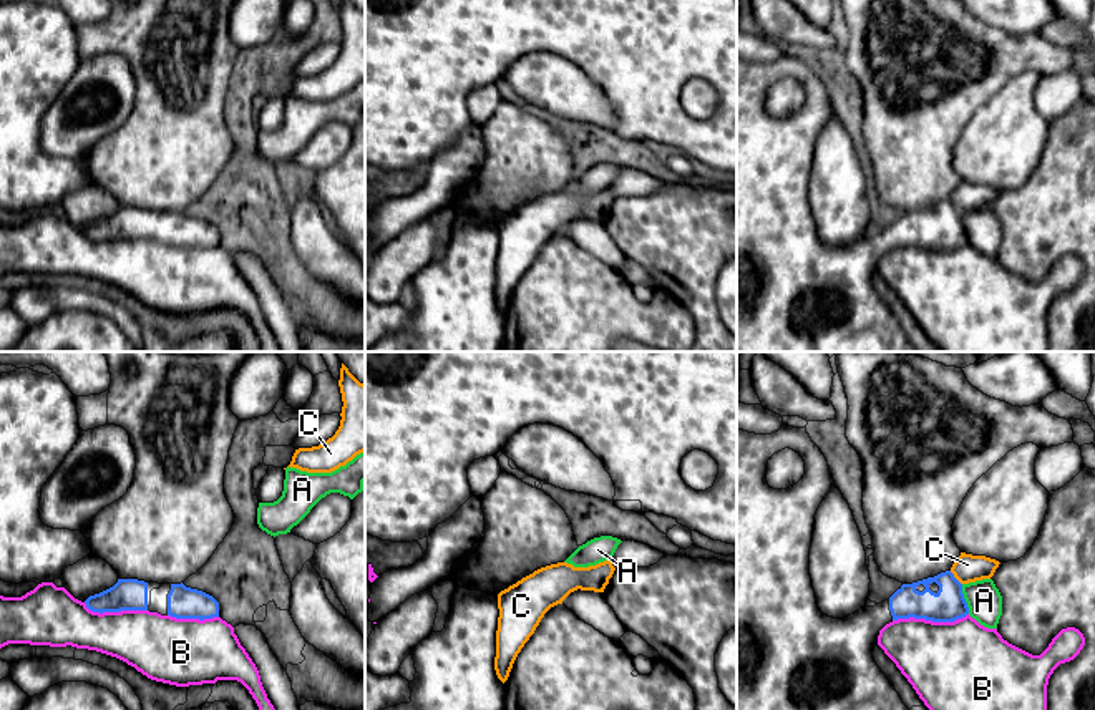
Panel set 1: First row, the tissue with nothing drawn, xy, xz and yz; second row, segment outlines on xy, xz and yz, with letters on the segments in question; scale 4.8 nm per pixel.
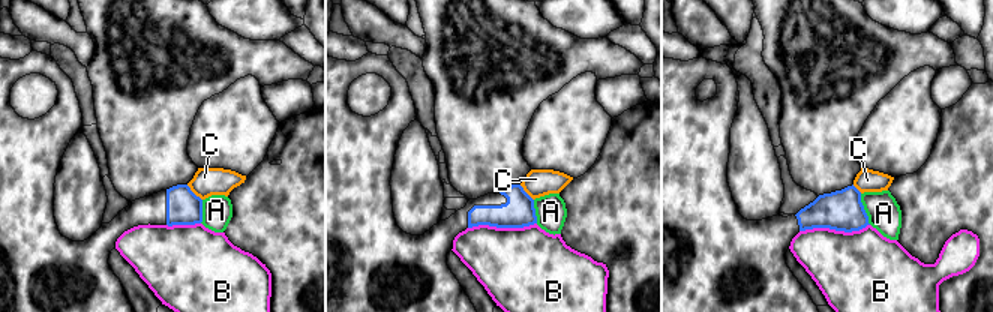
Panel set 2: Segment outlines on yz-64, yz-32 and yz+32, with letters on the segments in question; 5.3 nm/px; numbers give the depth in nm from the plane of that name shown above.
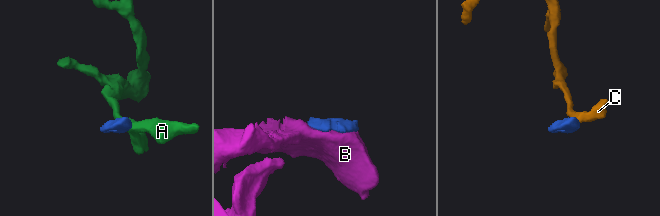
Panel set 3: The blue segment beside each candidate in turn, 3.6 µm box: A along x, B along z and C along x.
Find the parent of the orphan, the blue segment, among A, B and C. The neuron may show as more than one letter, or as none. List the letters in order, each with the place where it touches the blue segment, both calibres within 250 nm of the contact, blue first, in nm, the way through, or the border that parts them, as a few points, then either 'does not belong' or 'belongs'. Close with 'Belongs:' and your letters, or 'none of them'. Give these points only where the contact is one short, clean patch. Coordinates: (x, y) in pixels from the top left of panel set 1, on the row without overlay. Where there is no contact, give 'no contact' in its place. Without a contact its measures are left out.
A: meets blue in yz at (964, 228); 160 nm thick on the blue side, 170 nm on the other; does not belong
B: meets blue in yz at (929, 248); 160 nm thick on the blue side, 420 nm on the other; does not belong
C: meets blue in yz at (954, 206); 160 nm thick on the blue side, 140 nm on the other; does not belong
Belongs: none of them

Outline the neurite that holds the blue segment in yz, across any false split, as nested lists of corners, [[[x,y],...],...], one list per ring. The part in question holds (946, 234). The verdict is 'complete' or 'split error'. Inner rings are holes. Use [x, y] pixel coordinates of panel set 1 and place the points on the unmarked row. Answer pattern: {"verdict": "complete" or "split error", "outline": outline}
{"verdict": "split error", "outline": [[[783,53],[771,63],[737,56],[737,352],[916,352],[873,287],[879,259],[898,247],[954,250],[969,242],[962,212],[946,199],[903,212],[888,229],[848,246],[825,244],[818,237],[810,204],[810,176],[815,143],[833,111],[828,90],[806,56]],[[785,76],[803,86],[805,103],[786,118],[773,118],[766,111],[766,93]]]}

